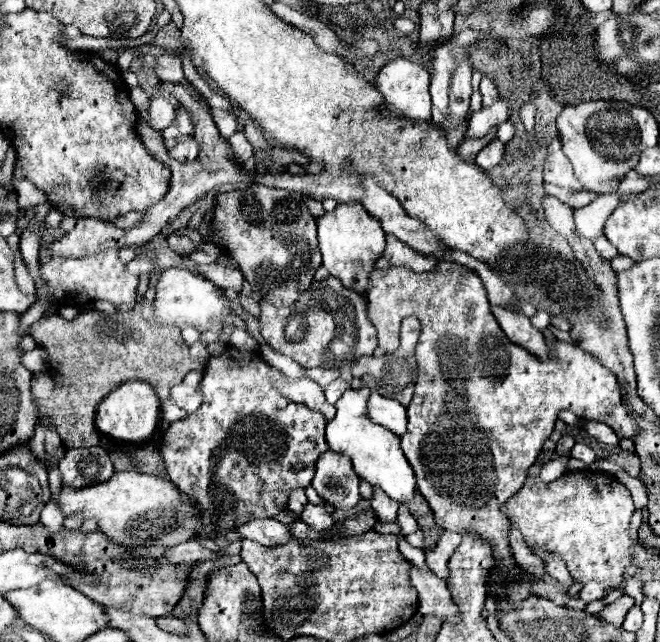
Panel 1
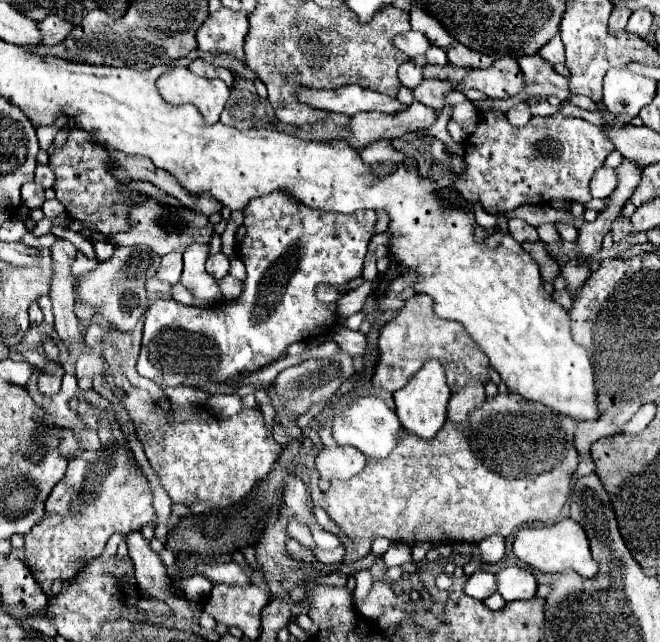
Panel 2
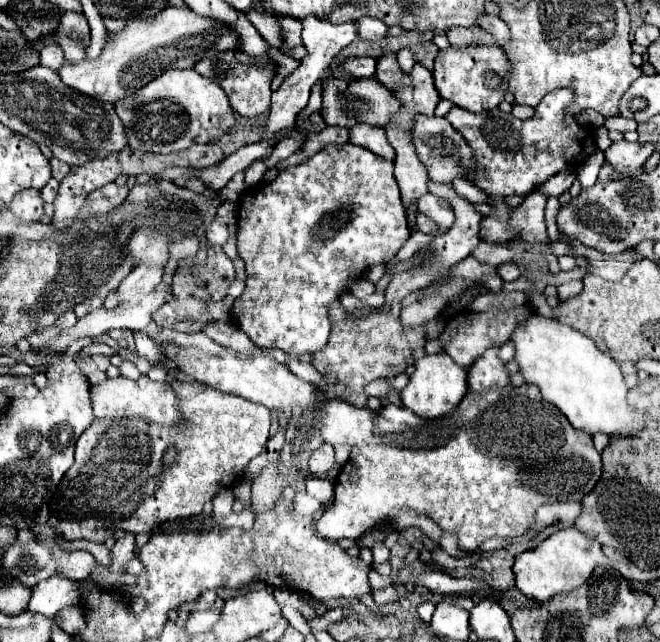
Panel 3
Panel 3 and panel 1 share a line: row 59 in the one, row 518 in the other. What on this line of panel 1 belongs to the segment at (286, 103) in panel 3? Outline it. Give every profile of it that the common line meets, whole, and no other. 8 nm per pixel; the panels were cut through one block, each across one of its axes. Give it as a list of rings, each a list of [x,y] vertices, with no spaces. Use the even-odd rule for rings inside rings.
[[[306,504],[306,508],[302,510],[302,520],[312,530],[318,530],[318,532],[328,532],[336,524],[324,504]]]

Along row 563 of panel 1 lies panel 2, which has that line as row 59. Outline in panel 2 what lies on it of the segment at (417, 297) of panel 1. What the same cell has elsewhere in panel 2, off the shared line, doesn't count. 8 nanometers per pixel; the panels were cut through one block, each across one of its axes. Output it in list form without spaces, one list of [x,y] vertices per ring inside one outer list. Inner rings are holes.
[[[500,58],[488,68],[468,70],[468,74],[464,76],[464,80],[460,84],[464,84],[466,88],[480,90],[480,92],[484,92],[490,98],[512,98],[512,96],[516,96],[522,90],[522,72],[520,72],[518,62],[514,58]]]

